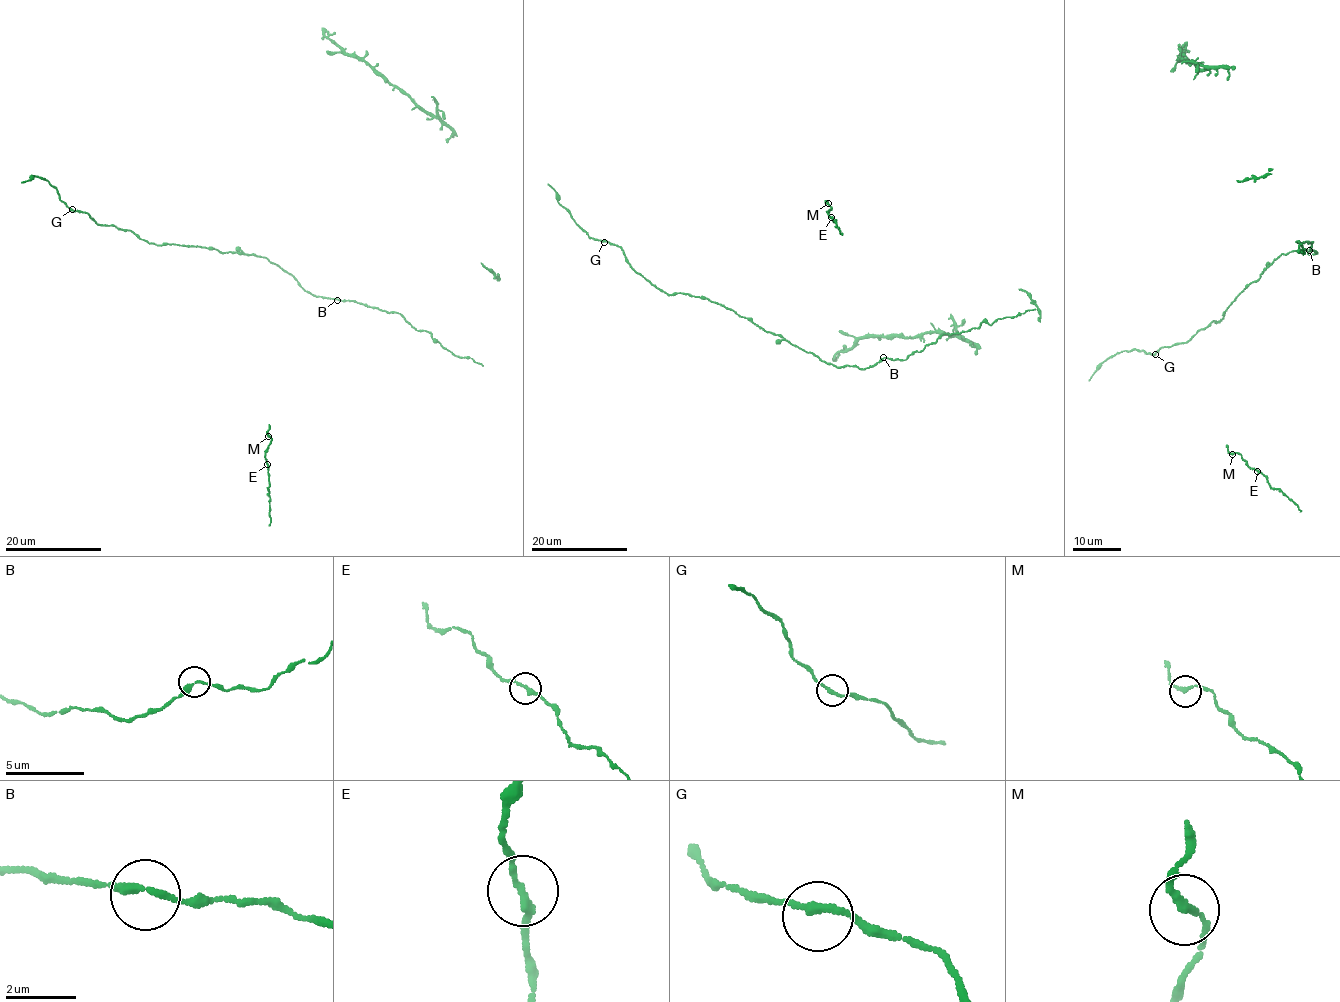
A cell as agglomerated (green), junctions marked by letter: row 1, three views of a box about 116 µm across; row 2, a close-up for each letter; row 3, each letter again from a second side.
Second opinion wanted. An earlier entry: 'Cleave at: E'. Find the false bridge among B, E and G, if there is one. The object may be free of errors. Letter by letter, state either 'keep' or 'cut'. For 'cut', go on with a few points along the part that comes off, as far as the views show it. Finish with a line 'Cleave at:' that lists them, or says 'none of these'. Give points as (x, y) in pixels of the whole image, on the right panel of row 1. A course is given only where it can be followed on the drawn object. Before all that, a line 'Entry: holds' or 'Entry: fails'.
Entry: fails
B: keep
E: keep
G: keep
Cleave at: none of these

